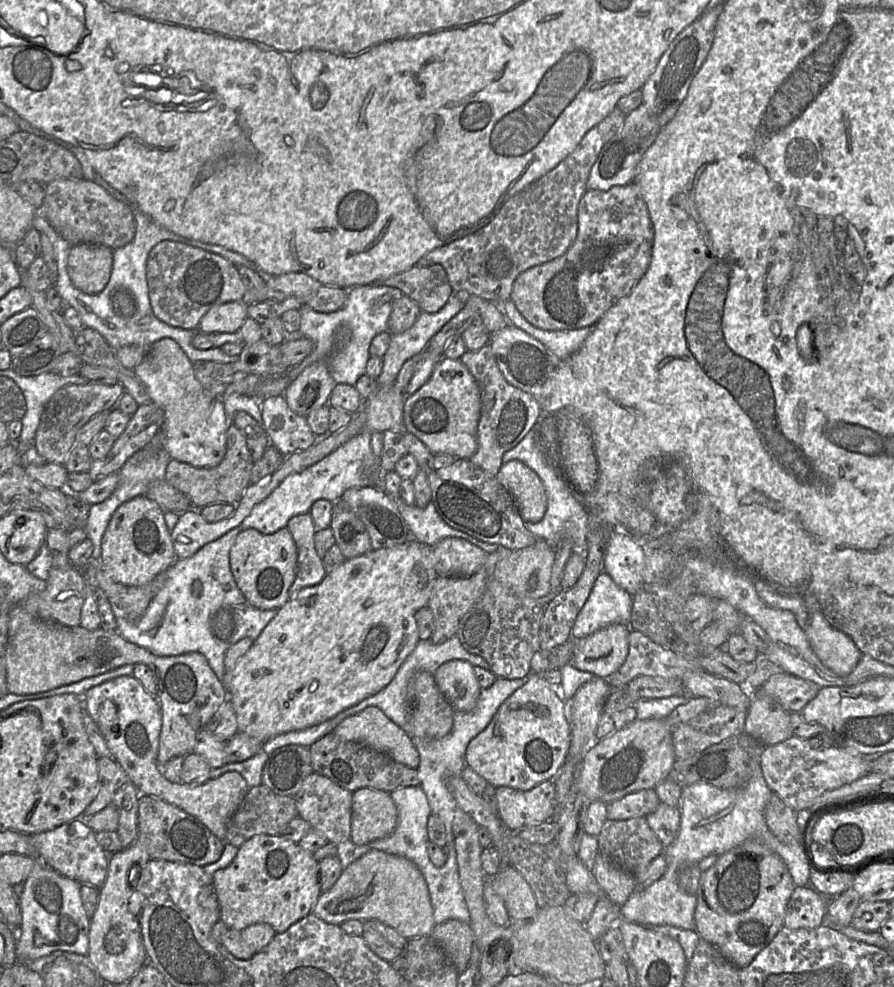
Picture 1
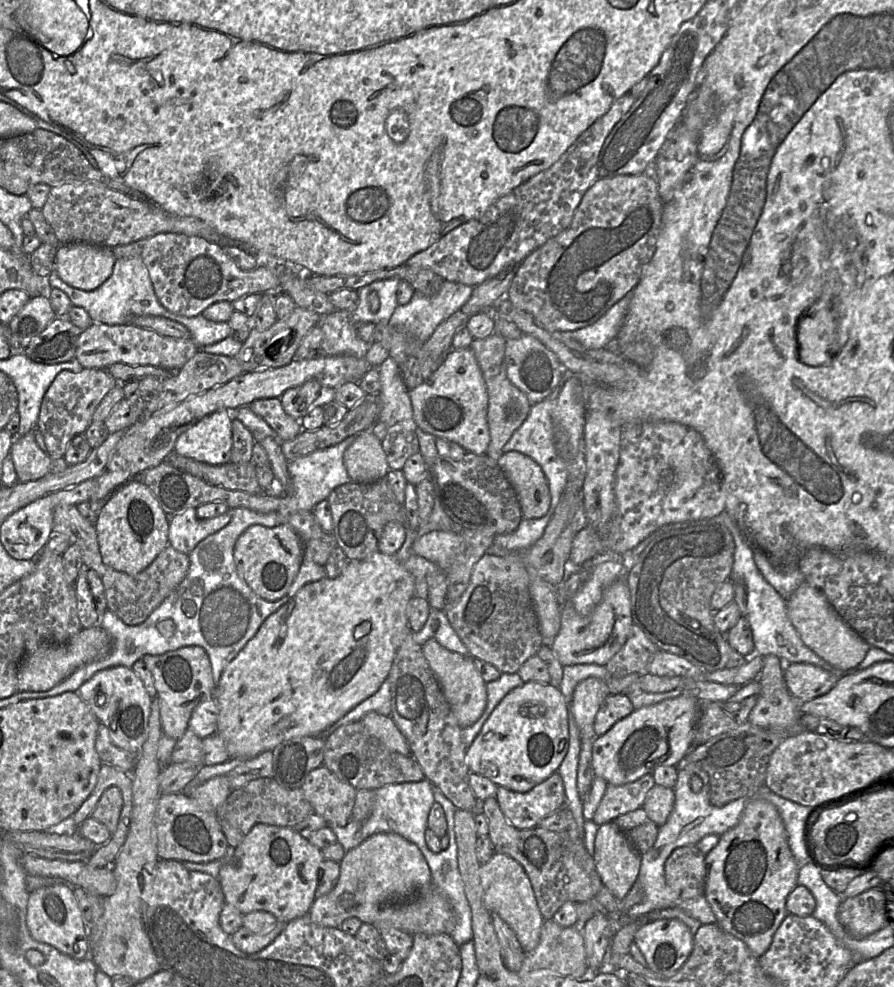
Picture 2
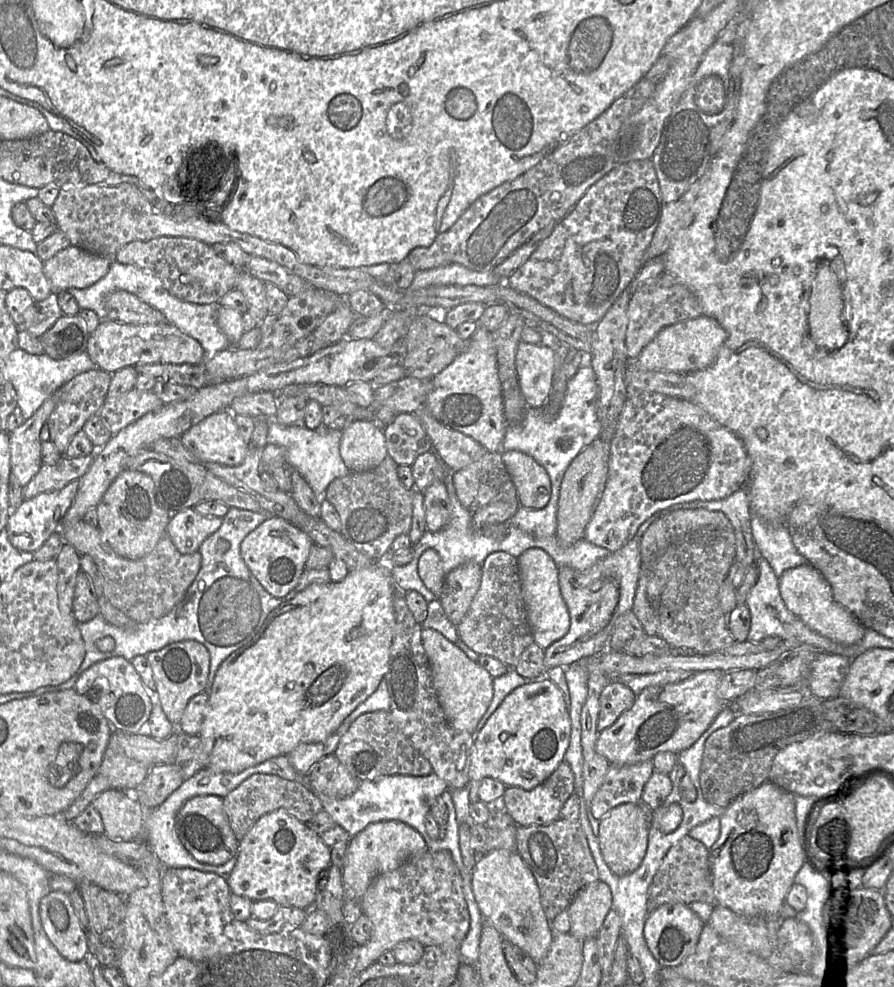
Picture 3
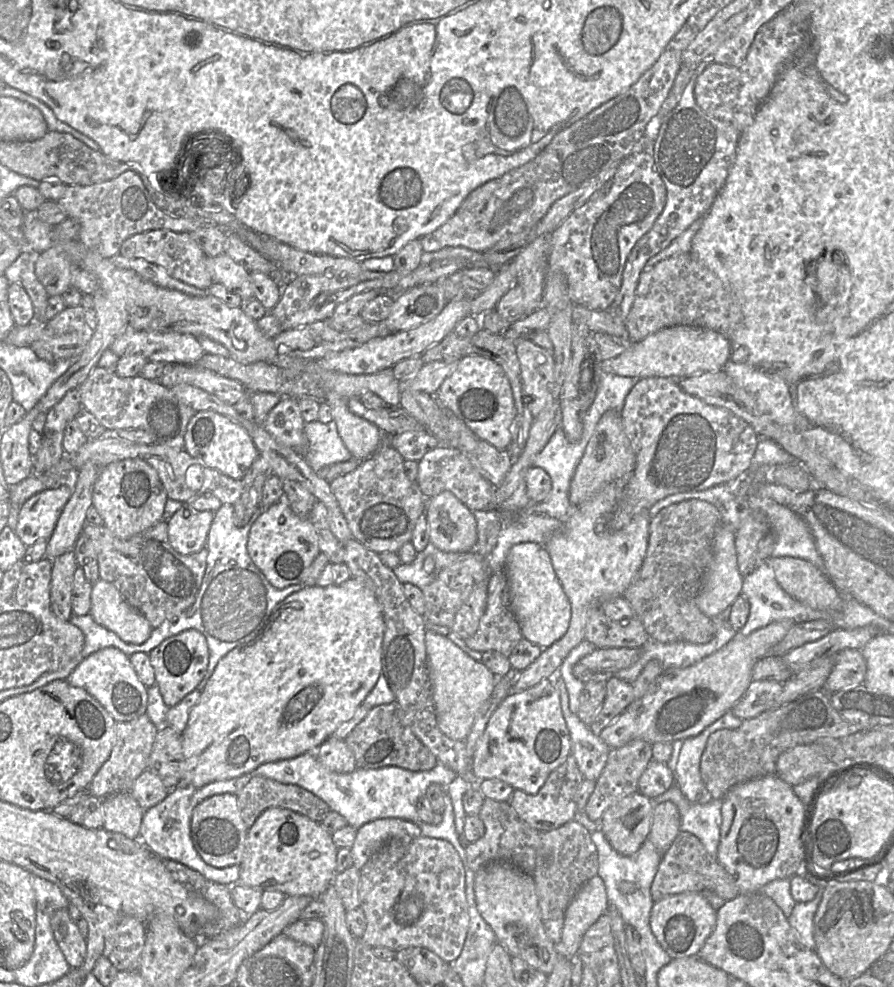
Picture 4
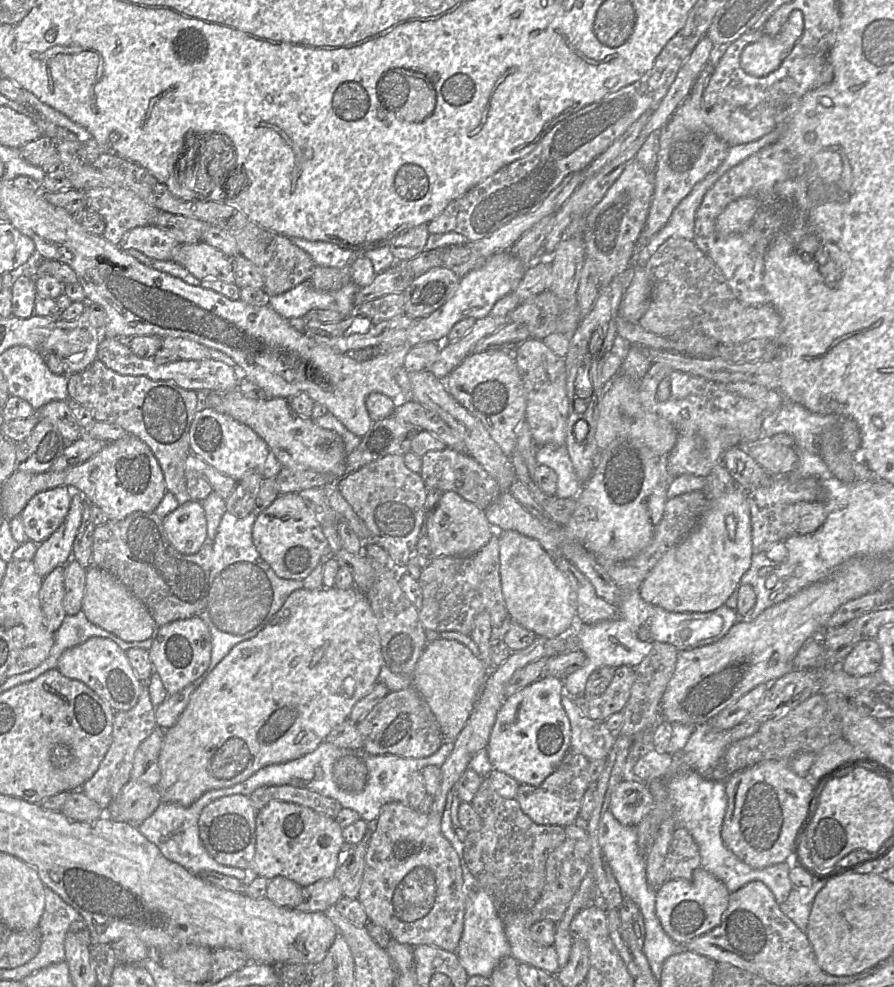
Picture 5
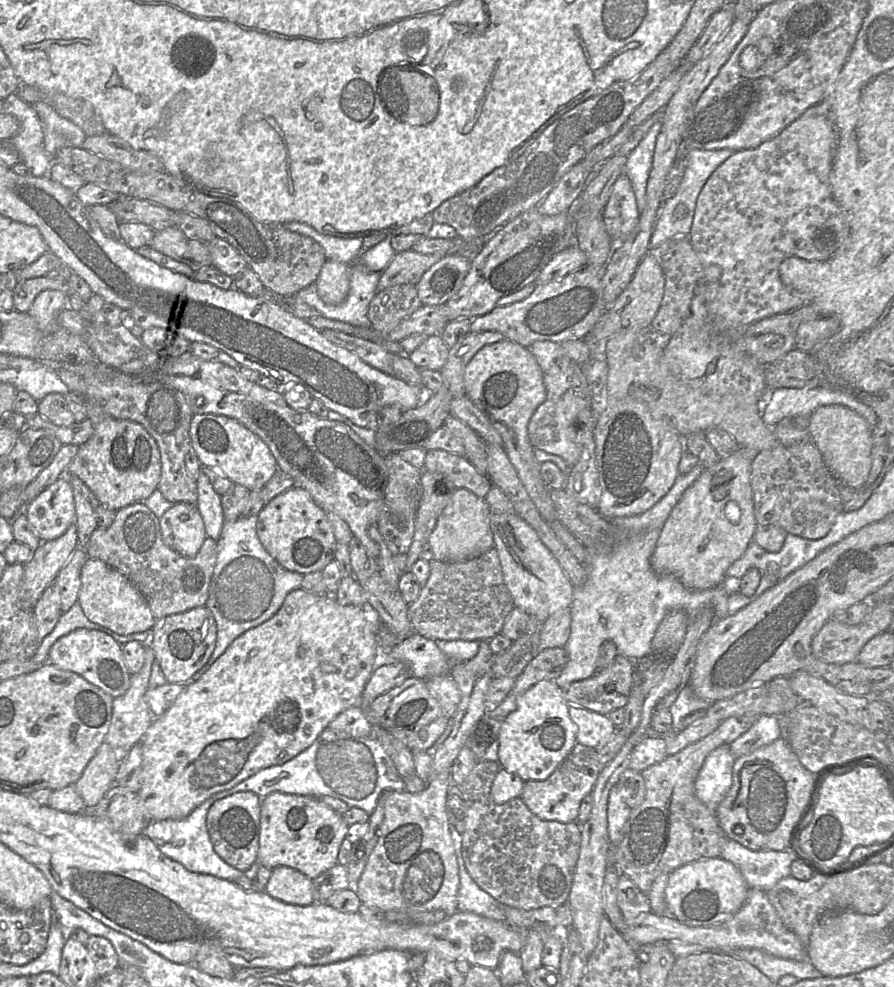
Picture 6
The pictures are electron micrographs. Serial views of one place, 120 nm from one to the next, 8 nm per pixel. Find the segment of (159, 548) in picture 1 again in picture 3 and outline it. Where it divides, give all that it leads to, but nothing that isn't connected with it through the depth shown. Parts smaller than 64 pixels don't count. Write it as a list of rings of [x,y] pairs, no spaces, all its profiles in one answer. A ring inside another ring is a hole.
[[[125,469],[111,483],[96,506],[98,529],[109,547],[119,556],[137,560],[149,554],[166,533],[169,512],[157,501],[152,478],[136,470]]]

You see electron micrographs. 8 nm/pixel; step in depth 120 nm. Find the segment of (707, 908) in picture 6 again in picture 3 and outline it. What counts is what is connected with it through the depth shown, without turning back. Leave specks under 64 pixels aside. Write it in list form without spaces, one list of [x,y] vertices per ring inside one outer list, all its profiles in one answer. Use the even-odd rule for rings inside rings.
[[[664,904],[648,914],[644,926],[644,937],[651,953],[661,967],[673,968],[681,965],[694,951],[704,925],[705,923],[688,905]]]

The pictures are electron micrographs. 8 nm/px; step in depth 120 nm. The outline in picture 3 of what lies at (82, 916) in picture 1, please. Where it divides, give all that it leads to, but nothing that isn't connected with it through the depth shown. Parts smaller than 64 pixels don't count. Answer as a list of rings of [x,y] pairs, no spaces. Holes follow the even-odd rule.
[[[50,891],[40,901],[39,914],[49,940],[64,958],[79,962],[88,957],[87,933],[68,894]]]

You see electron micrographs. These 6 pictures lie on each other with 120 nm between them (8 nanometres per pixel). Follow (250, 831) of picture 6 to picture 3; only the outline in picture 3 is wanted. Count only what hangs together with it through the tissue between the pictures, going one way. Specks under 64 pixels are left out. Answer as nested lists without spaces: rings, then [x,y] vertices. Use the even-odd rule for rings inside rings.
[[[206,795],[187,800],[177,813],[175,826],[182,845],[198,862],[219,866],[237,855],[239,841],[229,826],[223,798]]]

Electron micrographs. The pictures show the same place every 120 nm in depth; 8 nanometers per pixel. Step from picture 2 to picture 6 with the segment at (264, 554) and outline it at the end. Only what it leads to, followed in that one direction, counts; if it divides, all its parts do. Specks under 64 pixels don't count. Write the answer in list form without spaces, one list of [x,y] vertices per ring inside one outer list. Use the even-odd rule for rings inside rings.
[[[300,486],[289,488],[264,505],[258,513],[256,531],[265,550],[287,570],[304,575],[323,570],[334,559],[337,541],[326,512]]]

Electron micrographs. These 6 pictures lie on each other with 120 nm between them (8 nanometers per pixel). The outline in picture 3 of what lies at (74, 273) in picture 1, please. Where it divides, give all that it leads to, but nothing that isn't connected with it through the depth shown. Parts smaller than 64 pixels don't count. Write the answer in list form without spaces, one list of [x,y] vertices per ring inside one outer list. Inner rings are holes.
[[[69,245],[43,262],[43,272],[52,288],[51,293],[69,288],[84,289],[107,274],[111,261],[108,257]]]

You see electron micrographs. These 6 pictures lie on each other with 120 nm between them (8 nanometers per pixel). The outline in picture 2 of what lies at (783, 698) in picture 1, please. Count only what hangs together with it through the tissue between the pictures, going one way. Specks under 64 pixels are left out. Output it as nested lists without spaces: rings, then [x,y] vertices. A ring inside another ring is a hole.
[[[786,663],[783,676],[788,691],[799,703],[826,694],[839,680],[836,675],[806,663]]]

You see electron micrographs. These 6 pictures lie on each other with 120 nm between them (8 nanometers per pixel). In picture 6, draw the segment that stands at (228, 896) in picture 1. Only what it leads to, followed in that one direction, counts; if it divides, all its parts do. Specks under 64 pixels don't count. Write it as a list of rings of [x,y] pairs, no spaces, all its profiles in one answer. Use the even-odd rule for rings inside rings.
[[[273,792],[261,801],[257,862],[270,869],[290,867],[314,880],[338,863],[339,849],[348,828],[343,816],[329,808],[320,798]]]

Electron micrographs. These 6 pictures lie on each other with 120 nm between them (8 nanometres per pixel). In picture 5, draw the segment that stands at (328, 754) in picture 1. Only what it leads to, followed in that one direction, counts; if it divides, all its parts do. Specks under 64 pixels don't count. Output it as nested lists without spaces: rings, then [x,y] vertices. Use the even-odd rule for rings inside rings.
[[[409,687],[409,688],[397,691],[397,692],[390,692],[364,718],[362,718],[357,723],[357,729],[359,733],[361,734],[363,741],[364,741],[363,749],[371,755],[389,755],[391,754],[391,755],[396,755],[396,756],[400,756],[400,757],[407,758],[407,759],[420,759],[420,758],[426,758],[426,757],[433,755],[435,752],[439,750],[439,748],[441,747],[443,743],[442,730],[435,716],[431,712],[427,703],[423,700],[423,698],[420,696],[420,694],[417,692],[417,690],[414,687]]]

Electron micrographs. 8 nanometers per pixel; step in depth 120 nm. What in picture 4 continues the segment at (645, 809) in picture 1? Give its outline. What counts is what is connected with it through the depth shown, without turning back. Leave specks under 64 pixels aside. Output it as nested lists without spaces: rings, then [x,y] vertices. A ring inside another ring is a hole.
[[[634,739],[625,745],[610,750],[606,765],[596,780],[595,788],[584,808],[585,814],[595,822],[599,822],[603,813],[624,797],[638,791],[638,781],[652,760],[652,744]]]

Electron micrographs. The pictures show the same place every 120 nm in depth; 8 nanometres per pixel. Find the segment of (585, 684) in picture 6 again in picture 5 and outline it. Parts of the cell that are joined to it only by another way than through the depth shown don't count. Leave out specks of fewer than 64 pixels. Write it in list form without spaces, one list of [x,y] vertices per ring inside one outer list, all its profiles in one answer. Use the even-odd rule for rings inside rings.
[[[620,666],[615,669],[609,686],[601,695],[587,698],[582,694],[573,698],[573,701],[584,716],[595,721],[606,721],[612,714],[624,709],[634,680],[634,668]]]

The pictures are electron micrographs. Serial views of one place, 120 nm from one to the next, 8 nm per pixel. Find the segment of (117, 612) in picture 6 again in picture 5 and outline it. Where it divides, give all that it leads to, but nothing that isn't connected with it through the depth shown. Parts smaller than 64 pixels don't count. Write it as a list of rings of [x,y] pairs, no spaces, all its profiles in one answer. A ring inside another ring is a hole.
[[[95,565],[86,570],[82,611],[93,624],[125,642],[144,641],[152,637],[157,625],[147,607],[115,576]]]

